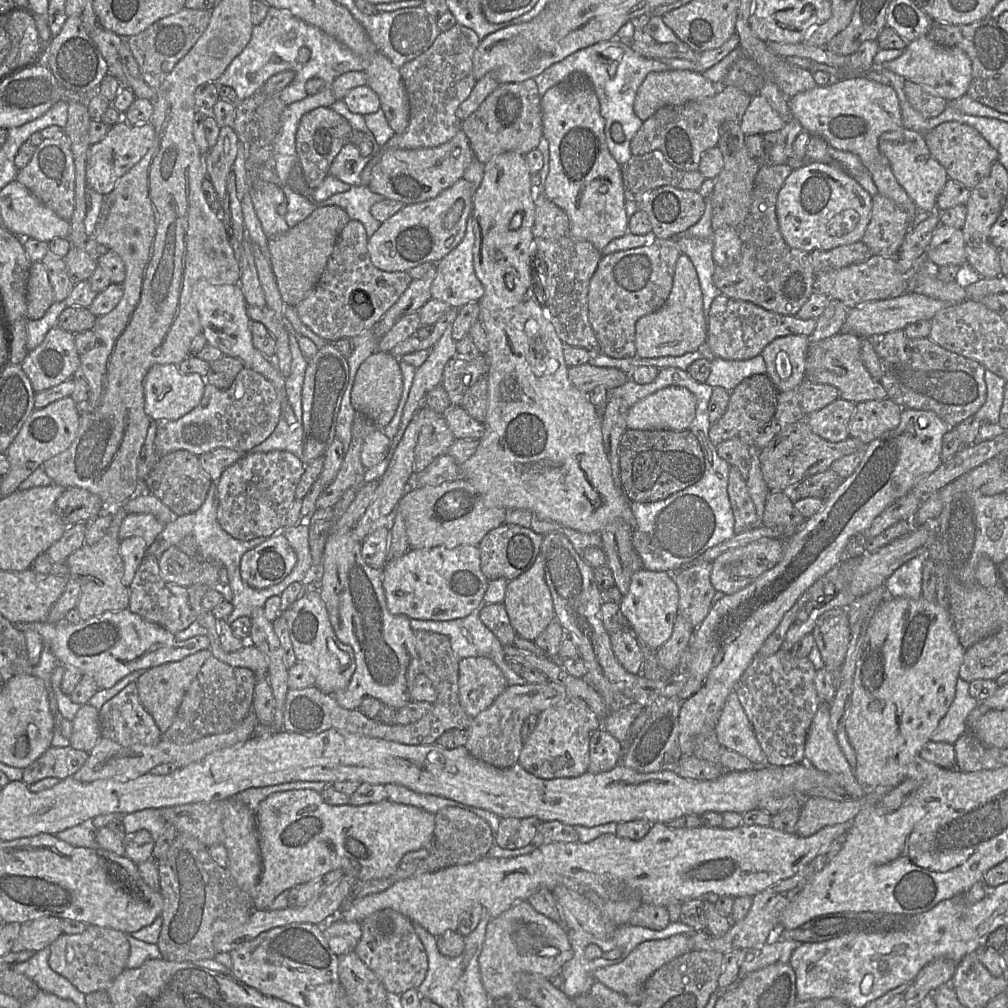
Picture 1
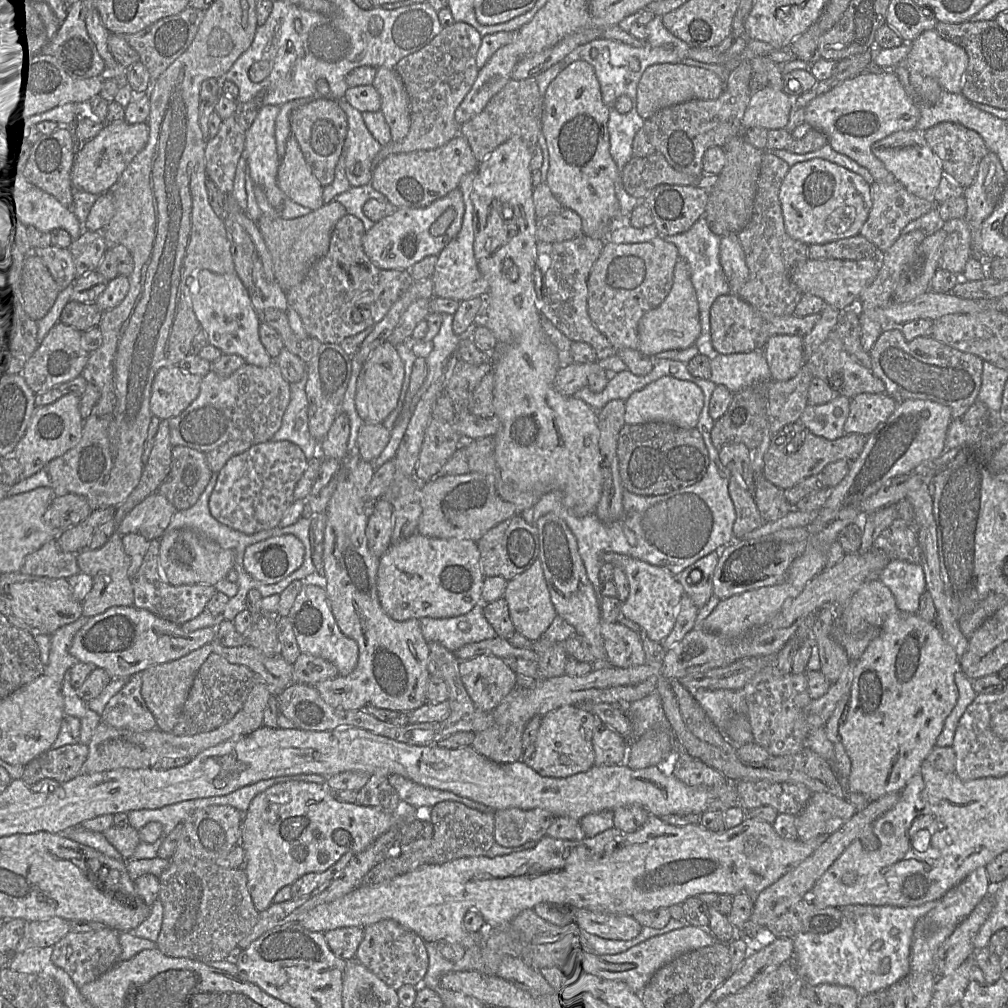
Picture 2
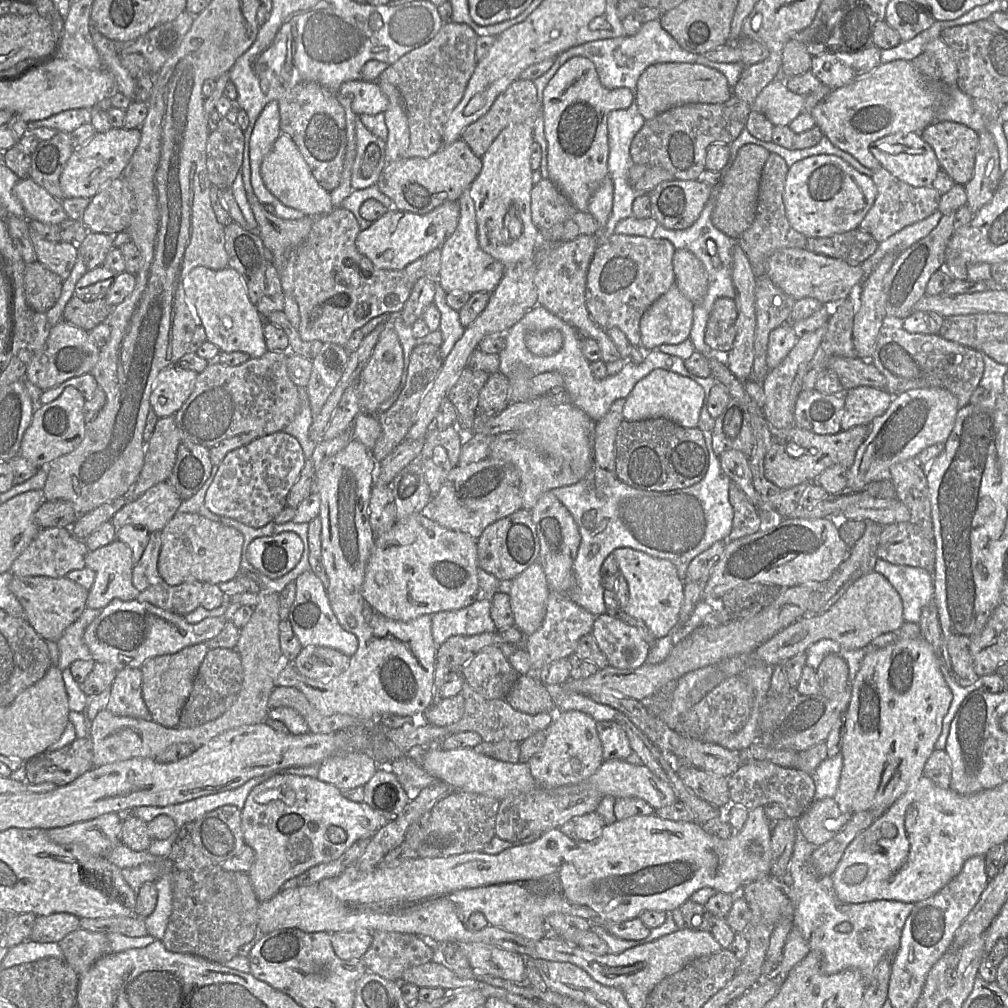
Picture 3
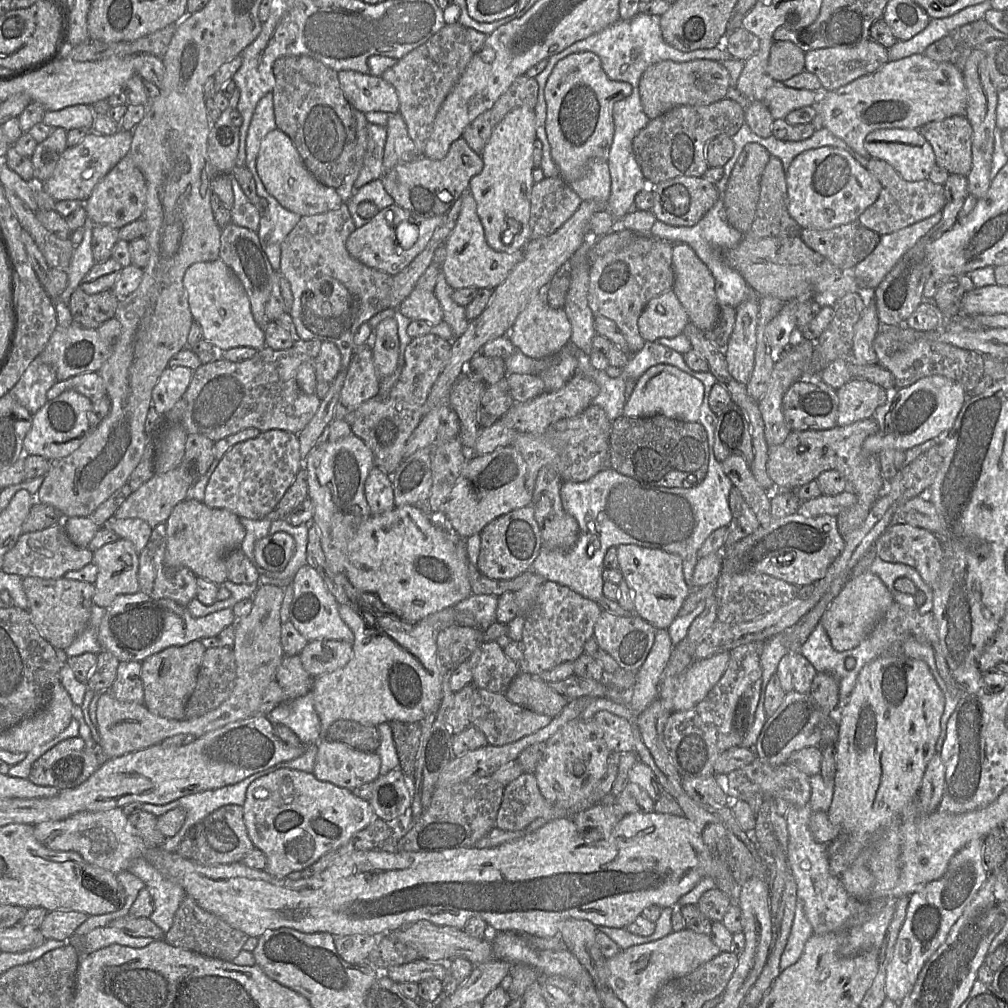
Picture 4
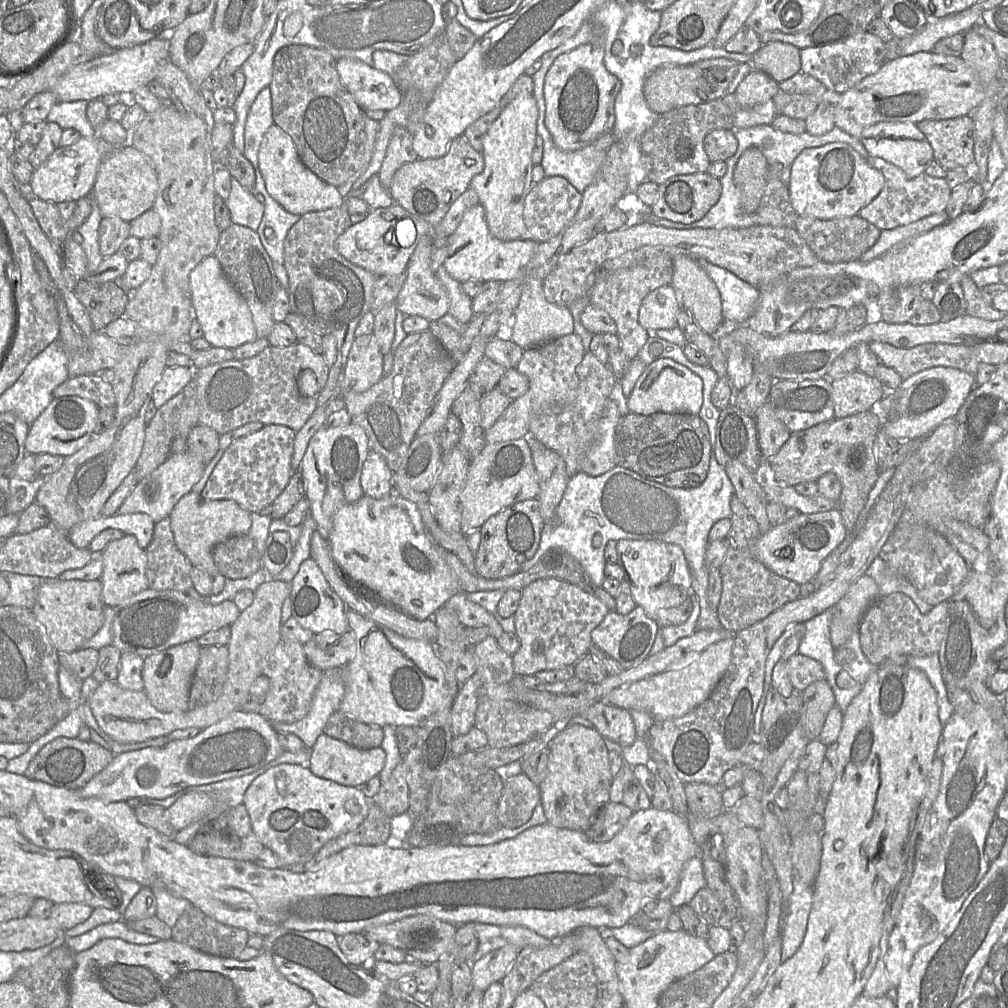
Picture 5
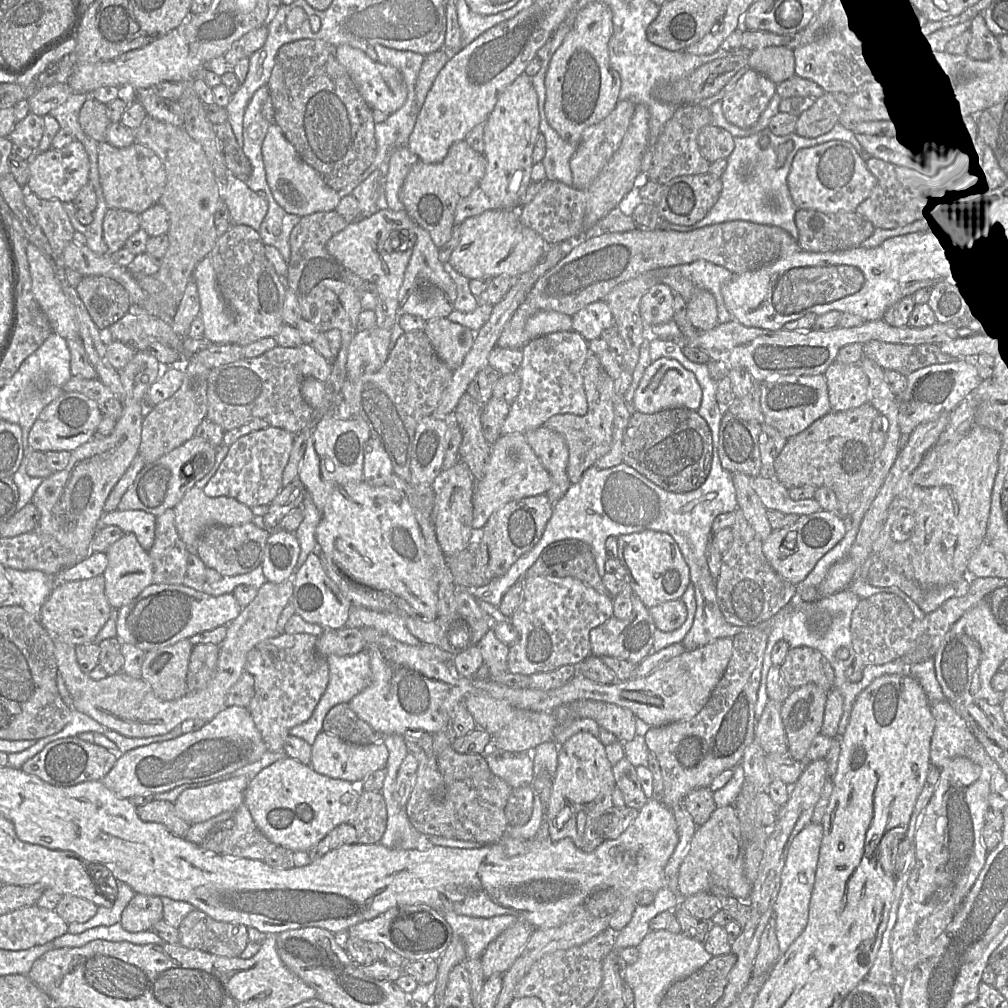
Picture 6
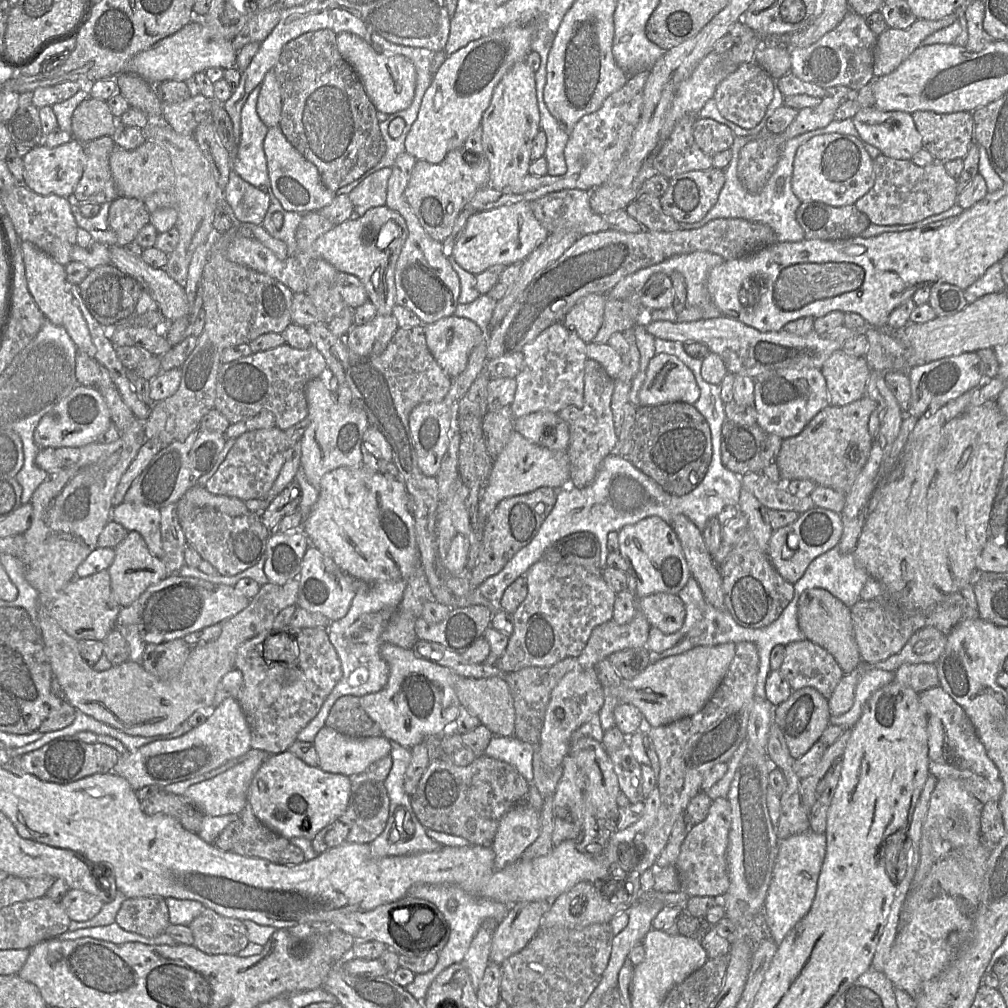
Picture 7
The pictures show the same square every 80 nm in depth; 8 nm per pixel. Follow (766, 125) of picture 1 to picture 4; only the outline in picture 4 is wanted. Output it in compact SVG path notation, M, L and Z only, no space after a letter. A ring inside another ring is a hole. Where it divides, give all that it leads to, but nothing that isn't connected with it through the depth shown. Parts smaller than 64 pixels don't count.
M775 82L767 89L764 103L770 110L774 120L785 119L793 110L804 106L815 106L825 91L812 91L787 87L783 82Z

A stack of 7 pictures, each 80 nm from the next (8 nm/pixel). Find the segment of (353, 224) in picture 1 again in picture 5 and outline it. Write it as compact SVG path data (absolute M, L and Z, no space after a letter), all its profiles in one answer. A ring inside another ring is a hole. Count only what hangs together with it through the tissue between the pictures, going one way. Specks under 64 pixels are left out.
M343 203L337 208L309 212L300 217L284 240L284 266L289 281L290 313L296 314L314 334L331 334L337 341L337 357L328 380L317 396L318 406L340 396L355 330L362 317L372 310L374 285L378 276L345 259L336 249L336 239L352 222Z

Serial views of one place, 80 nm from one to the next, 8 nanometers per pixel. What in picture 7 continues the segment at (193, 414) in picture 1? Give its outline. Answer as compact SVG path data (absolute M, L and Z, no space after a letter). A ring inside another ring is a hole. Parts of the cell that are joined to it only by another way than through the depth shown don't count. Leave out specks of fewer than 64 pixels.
M285 343L270 350L252 353L222 364L214 408L230 424L268 410L275 417L276 427L285 431L308 416L305 387L309 381L319 378L327 367L325 358L313 345L307 349L296 349Z

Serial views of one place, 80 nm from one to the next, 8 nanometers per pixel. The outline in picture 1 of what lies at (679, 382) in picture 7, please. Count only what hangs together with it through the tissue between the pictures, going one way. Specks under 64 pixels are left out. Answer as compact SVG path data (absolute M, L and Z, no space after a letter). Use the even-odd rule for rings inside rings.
M669 386L630 406L626 426L634 430L689 430L695 412L695 396L684 387Z

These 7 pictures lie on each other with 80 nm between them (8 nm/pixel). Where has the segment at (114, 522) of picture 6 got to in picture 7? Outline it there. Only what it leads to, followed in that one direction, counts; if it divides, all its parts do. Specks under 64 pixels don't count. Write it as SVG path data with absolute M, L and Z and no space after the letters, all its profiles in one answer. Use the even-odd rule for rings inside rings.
M124 503L112 508L111 520L128 532L138 532L150 553L161 558L163 547L160 530L160 510L143 504Z

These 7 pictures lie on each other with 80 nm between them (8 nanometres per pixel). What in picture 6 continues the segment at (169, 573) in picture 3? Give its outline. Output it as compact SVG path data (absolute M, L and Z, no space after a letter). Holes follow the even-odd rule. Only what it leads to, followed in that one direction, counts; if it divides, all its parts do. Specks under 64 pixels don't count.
M192 487L174 508L175 526L189 553L197 553L202 534L216 525L238 526L253 522L253 512L246 505L230 497L208 497L203 489Z

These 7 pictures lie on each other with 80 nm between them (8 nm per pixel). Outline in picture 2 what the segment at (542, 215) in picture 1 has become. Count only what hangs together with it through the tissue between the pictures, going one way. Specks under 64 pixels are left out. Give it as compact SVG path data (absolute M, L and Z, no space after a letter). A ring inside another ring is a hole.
M562 209L556 214L537 220L538 242L558 243L582 235L582 219L570 209Z

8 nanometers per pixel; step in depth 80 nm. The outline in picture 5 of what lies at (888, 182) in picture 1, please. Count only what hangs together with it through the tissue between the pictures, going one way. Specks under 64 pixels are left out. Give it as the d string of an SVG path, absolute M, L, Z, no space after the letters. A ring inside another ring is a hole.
M918 52L887 61L876 73L867 76L847 91L840 93L834 106L835 126L861 139L865 127L879 122L911 122L946 120L968 116L985 98L978 74L960 56L946 56L934 52Z

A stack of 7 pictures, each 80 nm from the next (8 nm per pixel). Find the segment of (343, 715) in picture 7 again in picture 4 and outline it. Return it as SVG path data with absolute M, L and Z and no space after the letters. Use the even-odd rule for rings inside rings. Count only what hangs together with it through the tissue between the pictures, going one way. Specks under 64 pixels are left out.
M345 719L332 723L327 729L325 737L332 741L345 743L363 752L375 752L380 744L376 726Z

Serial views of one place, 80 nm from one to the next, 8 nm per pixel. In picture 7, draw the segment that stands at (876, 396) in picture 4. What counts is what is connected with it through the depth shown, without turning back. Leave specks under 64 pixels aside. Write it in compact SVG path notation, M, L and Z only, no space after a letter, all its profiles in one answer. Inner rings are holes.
M841 348L831 354L820 371L826 380L831 405L844 406L866 394L871 370L864 357L851 356Z

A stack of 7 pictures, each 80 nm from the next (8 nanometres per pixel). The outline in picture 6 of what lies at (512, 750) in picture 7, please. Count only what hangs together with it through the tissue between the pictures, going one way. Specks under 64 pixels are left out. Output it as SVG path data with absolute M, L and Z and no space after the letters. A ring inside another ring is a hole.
M489 744L485 748L483 756L491 772L512 788L531 785L534 772L530 751L507 752L496 749L495 746Z

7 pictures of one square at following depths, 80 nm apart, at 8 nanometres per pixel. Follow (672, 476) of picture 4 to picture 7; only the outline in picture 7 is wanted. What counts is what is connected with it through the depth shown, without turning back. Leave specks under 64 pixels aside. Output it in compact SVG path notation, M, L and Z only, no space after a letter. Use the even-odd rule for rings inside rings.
M672 402L638 406L628 460L663 490L675 496L692 492L703 480L712 457L712 437L705 417L692 405Z

